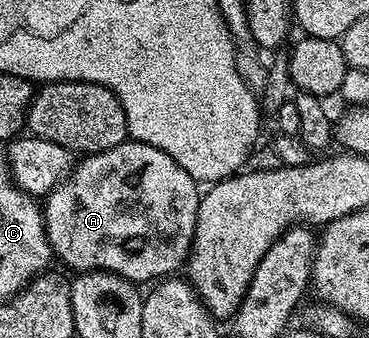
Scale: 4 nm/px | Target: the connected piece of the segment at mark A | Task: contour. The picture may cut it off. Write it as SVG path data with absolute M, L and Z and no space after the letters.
M127 141L116 149L79 158L74 170L45 196L46 240L57 262L71 267L71 272L111 271L135 285L161 281L181 272L190 257L199 198L199 184L168 153L147 143Z

